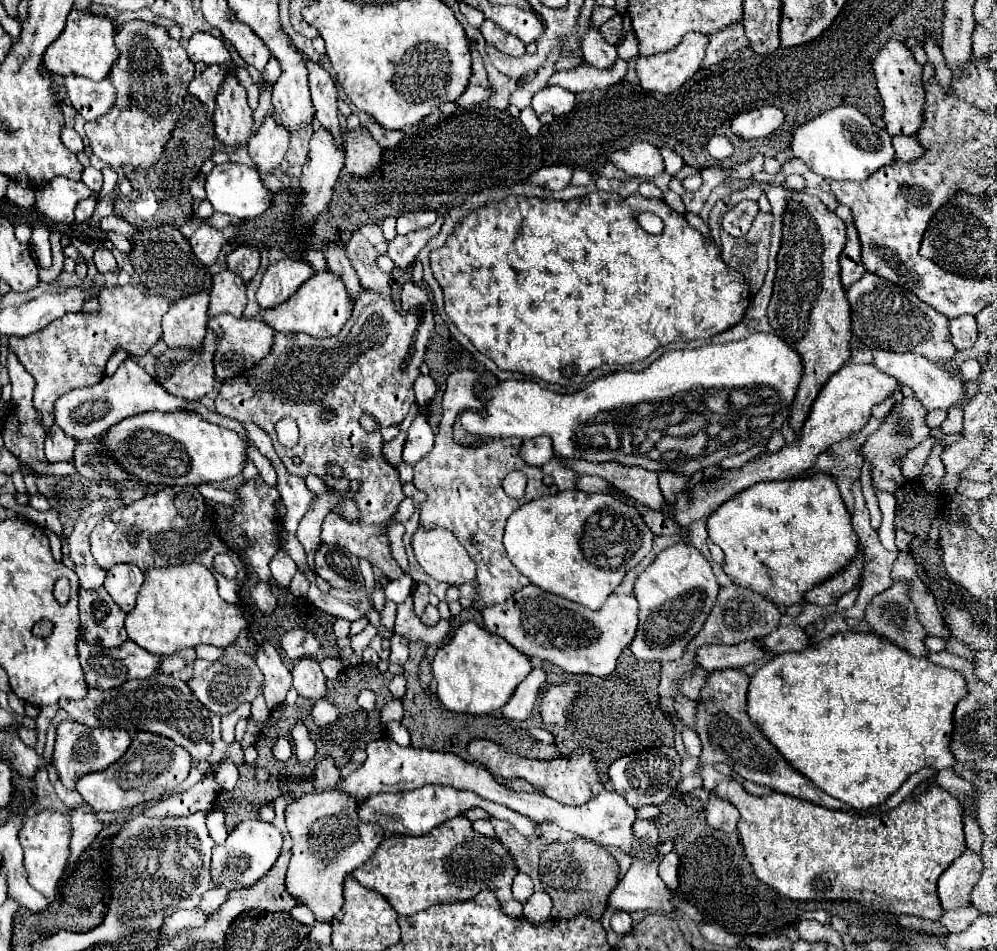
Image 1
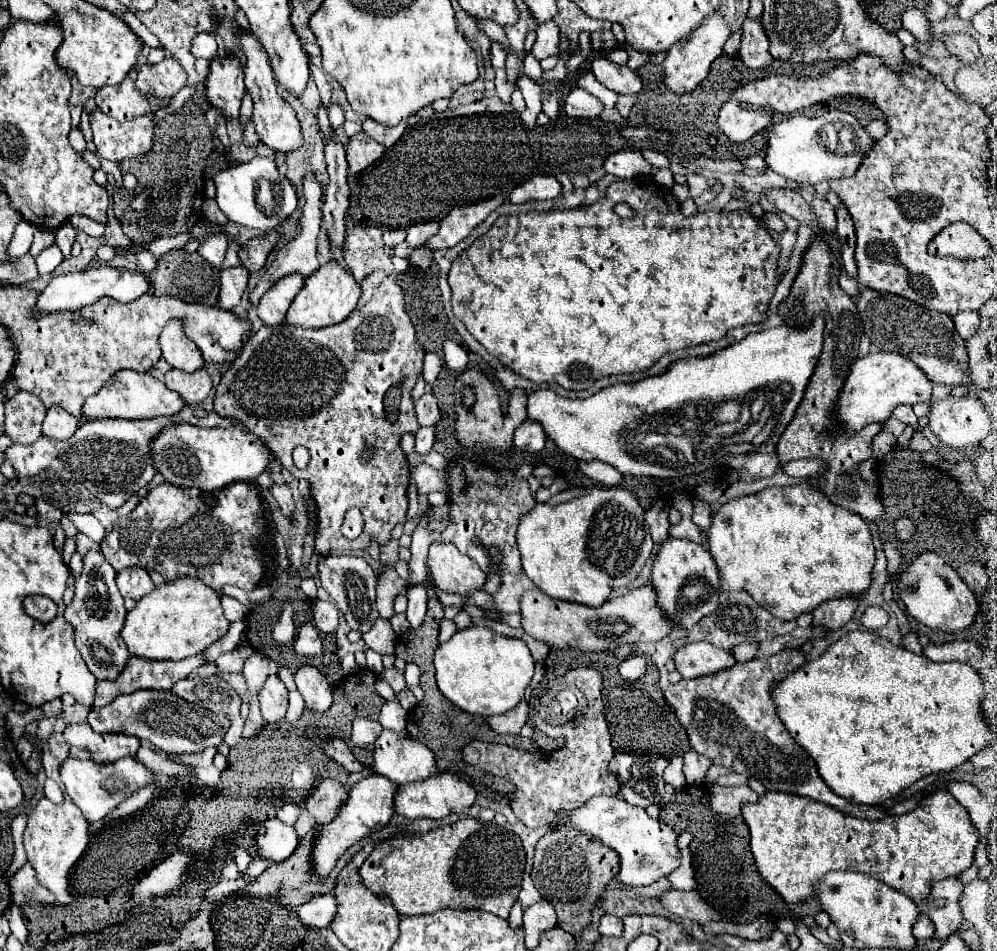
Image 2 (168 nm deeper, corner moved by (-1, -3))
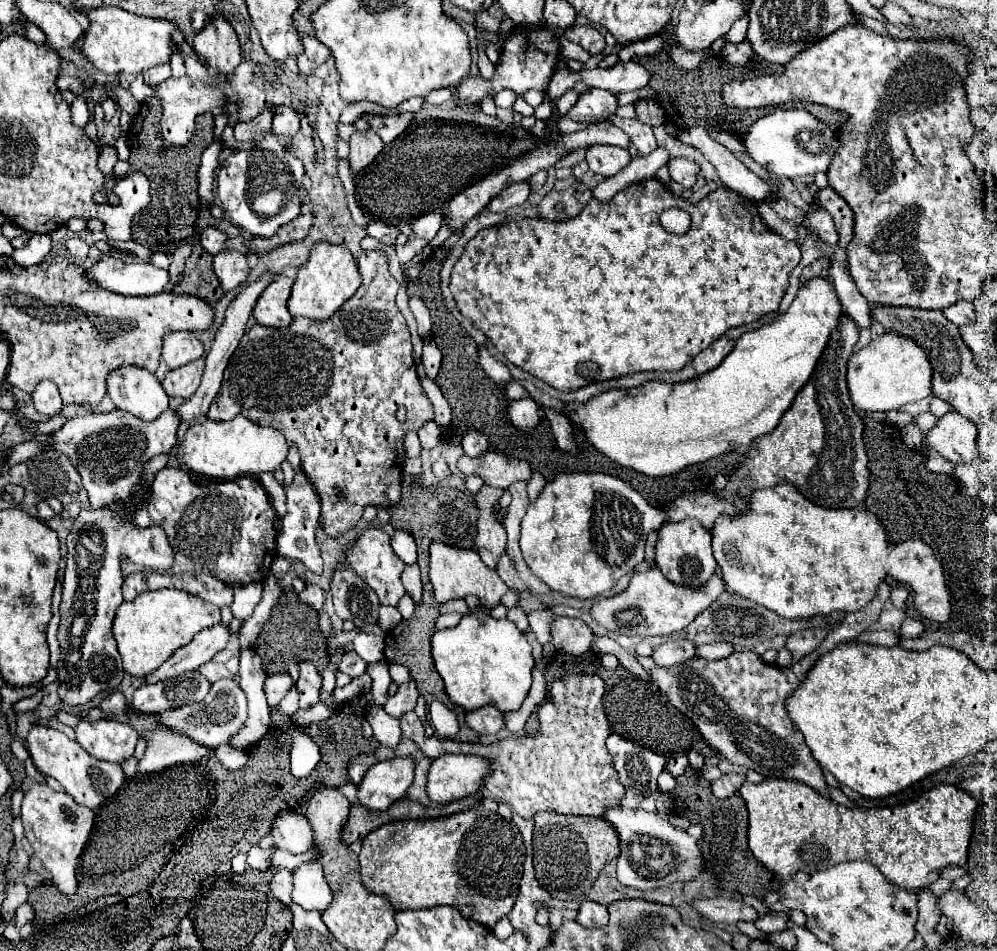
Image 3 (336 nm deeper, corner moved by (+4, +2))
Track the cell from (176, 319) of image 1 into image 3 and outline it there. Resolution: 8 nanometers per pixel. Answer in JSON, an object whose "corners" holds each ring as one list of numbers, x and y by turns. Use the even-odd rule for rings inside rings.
{"corners":[[170,332,162,338,162,342,162,360,168,364,168,368,180,368,204,354,202,342,192,332]]}

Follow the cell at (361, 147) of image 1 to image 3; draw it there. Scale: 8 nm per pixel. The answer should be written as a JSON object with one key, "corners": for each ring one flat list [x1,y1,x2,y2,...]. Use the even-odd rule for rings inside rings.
{"corners":[[364,130,364,132,354,132,350,138,350,168,354,172,360,172,362,168,366,168,382,150,382,140,372,132,372,130]]}

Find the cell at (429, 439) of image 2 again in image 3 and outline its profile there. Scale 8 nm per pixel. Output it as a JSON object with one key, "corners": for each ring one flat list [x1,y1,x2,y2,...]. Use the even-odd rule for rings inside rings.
{"corners":[[428,420,428,422,424,422,424,426,418,430,418,438,420,438,422,448,434,448,434,446,438,446,440,440,442,440,442,430,436,426,434,420]]}

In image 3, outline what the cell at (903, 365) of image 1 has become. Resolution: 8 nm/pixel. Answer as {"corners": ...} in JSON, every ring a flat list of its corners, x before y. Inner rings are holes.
{"corners":[[950,410,928,430,926,442,950,462,972,462,976,454,976,424]]}

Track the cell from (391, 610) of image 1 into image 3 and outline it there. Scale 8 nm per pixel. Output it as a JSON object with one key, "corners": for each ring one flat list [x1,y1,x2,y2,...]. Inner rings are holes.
{"corners":[[380,528,364,530,364,534,356,540,356,544,346,552,344,562,348,562,360,574,360,578,376,592,380,604,396,606,398,600,404,596,406,590,402,586,402,582,400,582,404,562,394,554,394,550,390,546,390,536,384,530,380,530]]}

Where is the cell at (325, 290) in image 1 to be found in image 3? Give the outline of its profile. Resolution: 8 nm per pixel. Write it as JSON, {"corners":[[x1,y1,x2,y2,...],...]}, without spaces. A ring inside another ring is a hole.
{"corners":[[316,244,310,252,310,260,300,266,296,282,292,286,292,294,288,300,288,310,294,318,310,318,310,320,326,320,330,318,360,286,360,272,356,270,356,260,350,250,334,244]]}

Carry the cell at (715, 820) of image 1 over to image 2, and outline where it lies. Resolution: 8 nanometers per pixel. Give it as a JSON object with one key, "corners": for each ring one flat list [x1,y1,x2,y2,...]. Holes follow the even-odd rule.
{"corners":[[713,785,711,787,711,809,719,815,737,817,741,813,741,805,755,799,759,799,759,795,749,785,737,785,737,787]]}

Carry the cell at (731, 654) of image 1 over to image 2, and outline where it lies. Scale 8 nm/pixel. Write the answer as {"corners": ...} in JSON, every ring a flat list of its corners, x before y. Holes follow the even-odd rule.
{"corners":[[705,641,687,643,673,655,675,669,683,675,683,679,695,679,701,675,711,675,721,669,733,667,735,659,731,651,713,647]]}

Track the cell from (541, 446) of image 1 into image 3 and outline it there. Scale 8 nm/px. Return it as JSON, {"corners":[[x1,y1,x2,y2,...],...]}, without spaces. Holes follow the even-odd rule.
{"corners":[[532,398,512,400,508,406,508,416,510,416,514,428,518,428,522,432,530,432,540,422,540,408]]}

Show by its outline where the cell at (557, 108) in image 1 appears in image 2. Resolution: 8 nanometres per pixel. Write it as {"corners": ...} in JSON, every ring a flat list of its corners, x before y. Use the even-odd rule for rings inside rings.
{"corners":[[577,87,571,89,571,93,565,99,565,113,573,119,577,119,577,117,599,119,603,109,605,109,603,103,595,95,587,93,585,89,577,89]]}

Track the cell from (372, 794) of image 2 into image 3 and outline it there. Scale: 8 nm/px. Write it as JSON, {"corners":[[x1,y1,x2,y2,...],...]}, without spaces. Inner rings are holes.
{"corners":[[394,758,374,764,358,784,358,806,374,812,388,810,406,794,406,788,412,784,412,776,412,758]]}

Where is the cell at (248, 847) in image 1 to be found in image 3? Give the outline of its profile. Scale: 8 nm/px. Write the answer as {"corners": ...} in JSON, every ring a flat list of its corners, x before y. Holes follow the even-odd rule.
{"corners":[[282,810,270,830,274,838,274,846,280,850,288,850,290,854,302,854,312,848,312,828,308,820,294,810]]}

